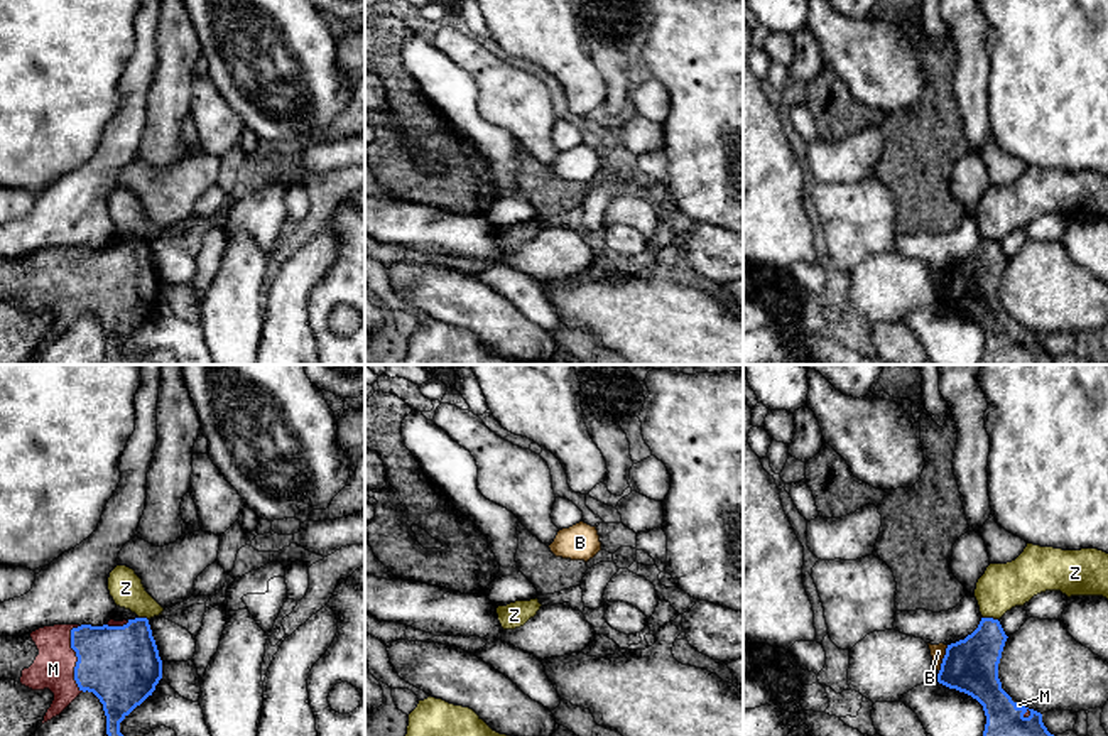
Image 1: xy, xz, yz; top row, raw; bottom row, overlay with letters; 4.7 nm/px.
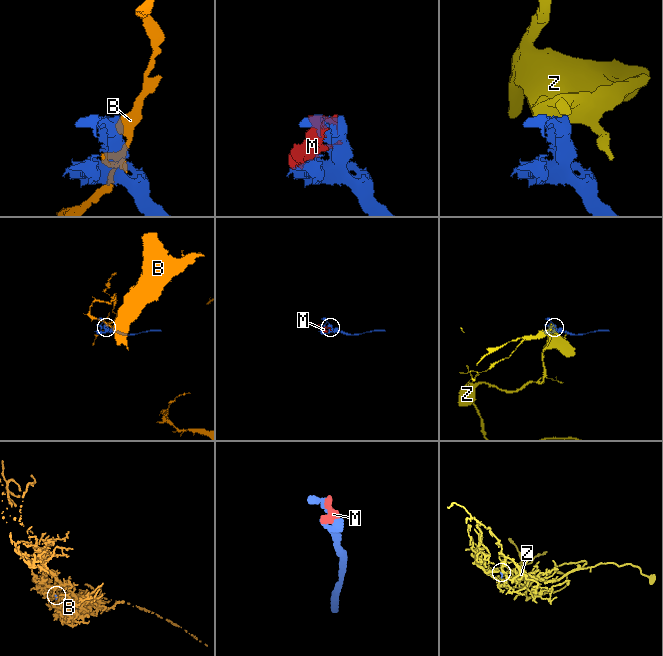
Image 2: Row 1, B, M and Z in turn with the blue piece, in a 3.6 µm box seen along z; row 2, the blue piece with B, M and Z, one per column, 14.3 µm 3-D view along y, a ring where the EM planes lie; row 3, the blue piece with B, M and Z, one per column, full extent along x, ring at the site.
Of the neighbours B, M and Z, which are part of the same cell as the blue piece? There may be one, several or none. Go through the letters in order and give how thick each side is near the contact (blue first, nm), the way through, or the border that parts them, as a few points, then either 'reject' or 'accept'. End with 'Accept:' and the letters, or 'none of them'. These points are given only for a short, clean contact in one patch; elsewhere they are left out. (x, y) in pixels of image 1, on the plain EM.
B: calibres 260 and 70 nm; border yz (948, 267), (938, 296); reject
M: calibres 380 and 200 nm; accept
Z: calibres 260 and 220 nm; border yz (983, 238), (997, 242); reject
Accept: M

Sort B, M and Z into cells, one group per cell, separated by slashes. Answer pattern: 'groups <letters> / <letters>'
groups B / M / Z

